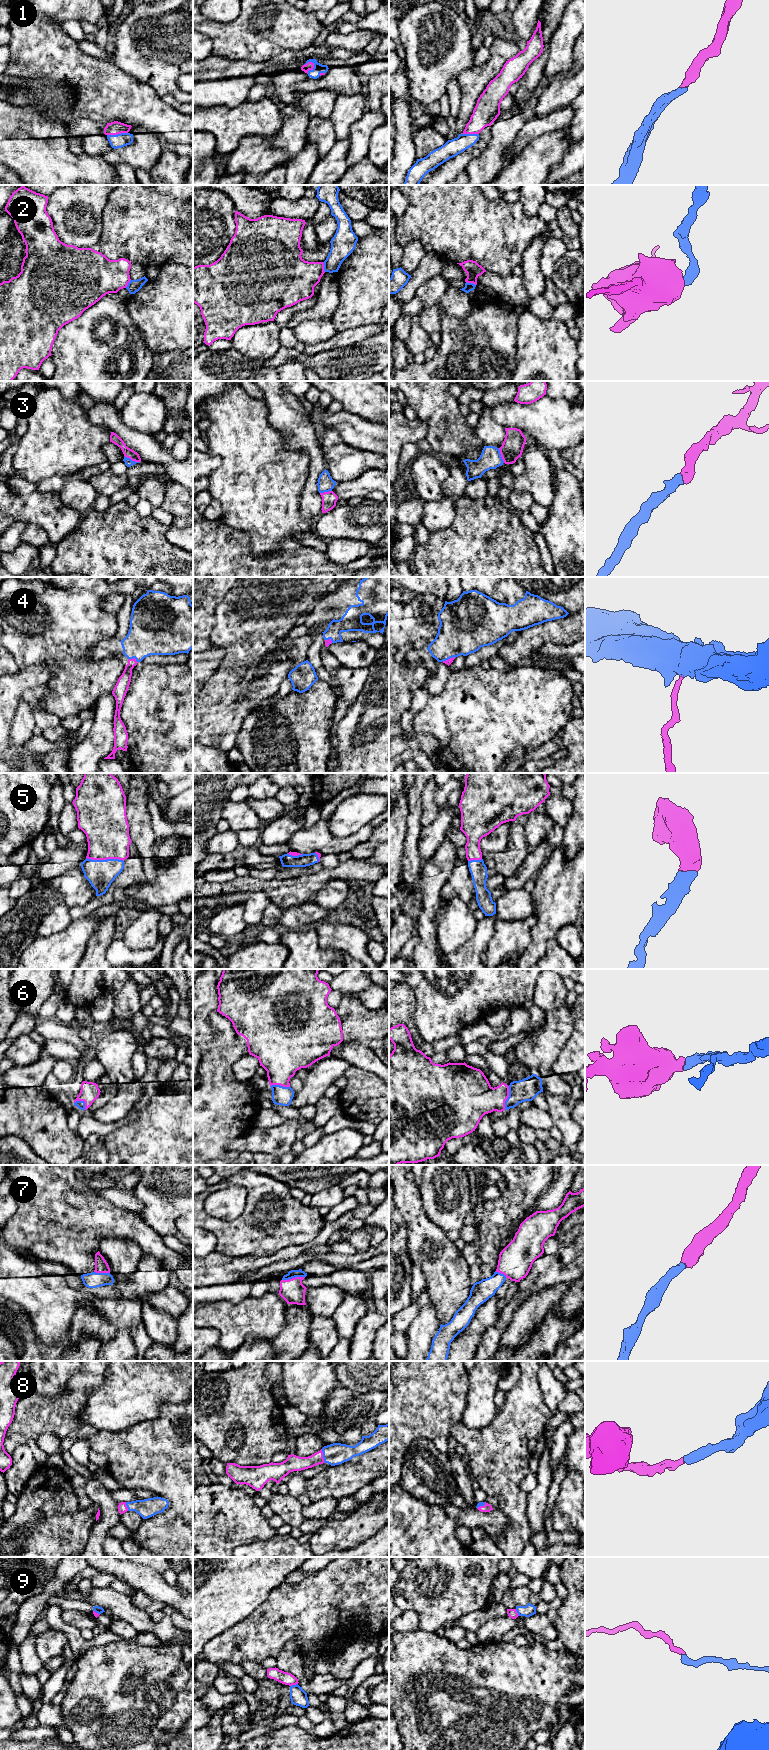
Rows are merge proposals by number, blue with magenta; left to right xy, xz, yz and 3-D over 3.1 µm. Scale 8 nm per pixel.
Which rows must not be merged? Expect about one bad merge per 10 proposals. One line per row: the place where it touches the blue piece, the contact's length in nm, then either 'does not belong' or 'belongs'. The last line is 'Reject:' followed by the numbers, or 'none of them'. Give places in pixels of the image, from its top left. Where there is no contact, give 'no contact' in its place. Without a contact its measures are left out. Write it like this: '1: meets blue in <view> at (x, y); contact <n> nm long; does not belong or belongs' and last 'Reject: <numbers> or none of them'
1: meets blue in xz at (313, 68); contact 110 nm long; belongs
2: meets blue in xz at (324, 267); contact 80 nm long; does not belong
3: meets blue in xy at (131, 460); contact 140 nm long; belongs
4: meets blue in xy at (134, 657); contact 80 nm long; belongs
5: meets blue in xy at (105, 860); contact 300 nm long; belongs
6: meets blue in yz at (507, 1098); contact 200 nm long; belongs
7: meets blue in xz at (293, 1277); contact 190 nm long; belongs
8: meets blue in xz at (323, 1456); contact 120 nm long; belongs
9: meets blue in xz at (293, 1685); contact 70 nm long; does not belong
Reject: 2, 9

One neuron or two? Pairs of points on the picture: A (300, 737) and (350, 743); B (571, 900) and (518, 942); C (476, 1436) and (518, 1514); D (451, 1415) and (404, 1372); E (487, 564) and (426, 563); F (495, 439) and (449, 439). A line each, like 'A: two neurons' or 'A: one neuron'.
A: two neurons
B: two neurons
C: one neuron
D: one neuron
E: one neuron
F: two neurons

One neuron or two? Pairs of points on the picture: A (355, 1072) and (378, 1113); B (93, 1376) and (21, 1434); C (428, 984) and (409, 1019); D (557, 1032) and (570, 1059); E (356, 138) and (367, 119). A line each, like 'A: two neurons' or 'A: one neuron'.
A: one neuron
B: one neuron
C: two neurons
D: two neurons
E: one neuron

